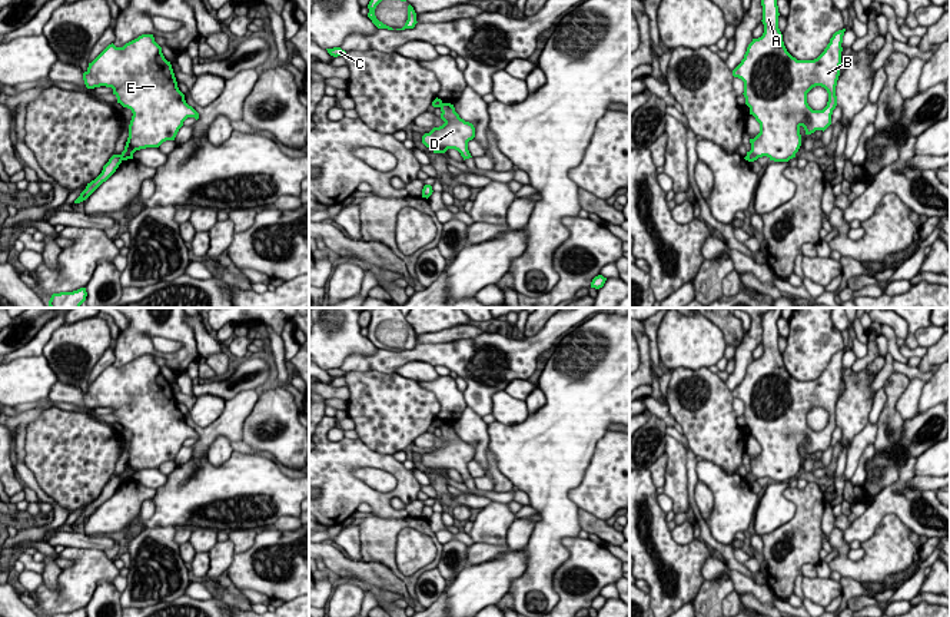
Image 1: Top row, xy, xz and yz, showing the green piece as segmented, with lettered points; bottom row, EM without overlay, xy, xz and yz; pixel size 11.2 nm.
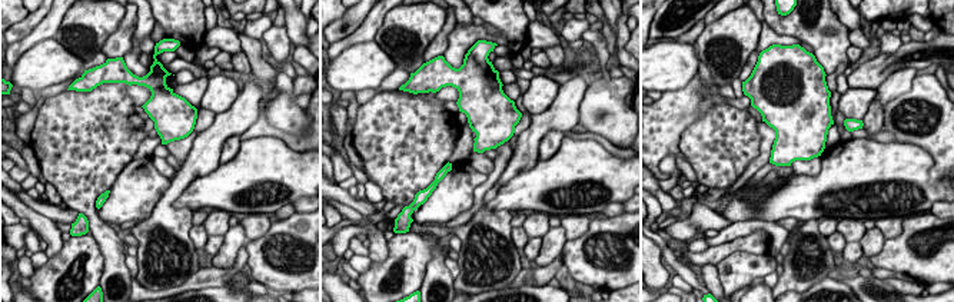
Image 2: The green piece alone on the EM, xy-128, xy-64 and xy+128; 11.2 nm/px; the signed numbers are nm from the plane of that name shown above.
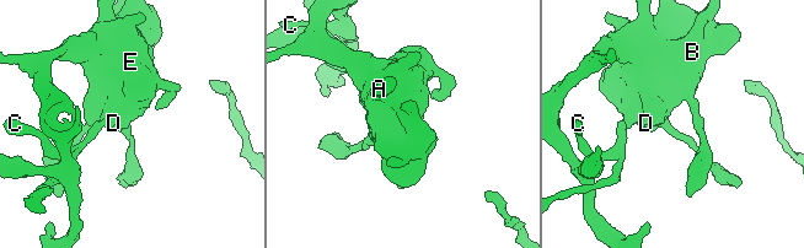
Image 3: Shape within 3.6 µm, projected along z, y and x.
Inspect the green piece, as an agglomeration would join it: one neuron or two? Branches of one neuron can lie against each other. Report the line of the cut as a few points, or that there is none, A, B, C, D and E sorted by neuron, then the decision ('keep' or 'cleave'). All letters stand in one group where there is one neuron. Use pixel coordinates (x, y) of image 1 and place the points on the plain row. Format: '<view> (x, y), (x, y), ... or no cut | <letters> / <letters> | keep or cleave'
xy (119, 475), (122, 480) | A B D E / C | cleave

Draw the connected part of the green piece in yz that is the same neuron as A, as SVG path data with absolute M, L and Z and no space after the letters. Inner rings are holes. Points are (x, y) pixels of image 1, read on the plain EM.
M783 308L763 314L764 354L753 359L733 397L744 402L745 425L760 444L760 454L750 460L747 481L767 477L774 482L788 482L801 467L800 448L805 455L826 451L837 427L836 407L840 397L841 364L846 349L830 359L824 372L814 381L797 381L783 362L778 349L778 326ZM821 407L828 414L827 427L813 431L807 414Z

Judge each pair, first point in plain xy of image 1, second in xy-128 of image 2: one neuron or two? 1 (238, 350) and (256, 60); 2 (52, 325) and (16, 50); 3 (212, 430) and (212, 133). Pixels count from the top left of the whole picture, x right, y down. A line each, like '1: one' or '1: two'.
1: two
2: one
3: one

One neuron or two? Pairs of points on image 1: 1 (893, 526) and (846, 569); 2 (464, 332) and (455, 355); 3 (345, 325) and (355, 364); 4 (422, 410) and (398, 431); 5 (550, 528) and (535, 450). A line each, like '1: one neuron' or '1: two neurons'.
1: one neuron
2: two neurons
3: two neurons
4: one neuron
5: one neuron

